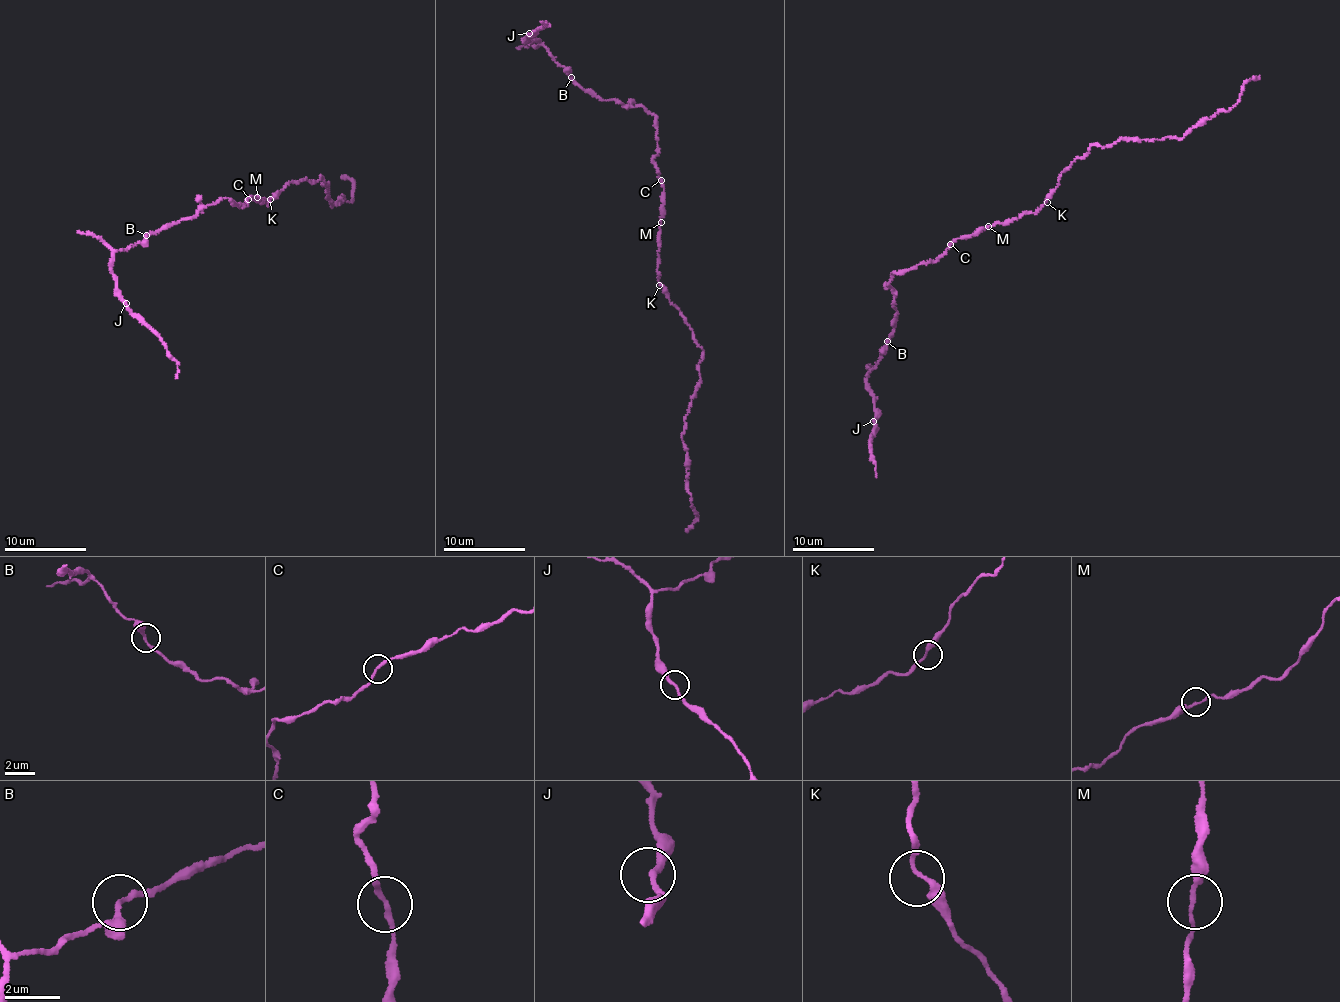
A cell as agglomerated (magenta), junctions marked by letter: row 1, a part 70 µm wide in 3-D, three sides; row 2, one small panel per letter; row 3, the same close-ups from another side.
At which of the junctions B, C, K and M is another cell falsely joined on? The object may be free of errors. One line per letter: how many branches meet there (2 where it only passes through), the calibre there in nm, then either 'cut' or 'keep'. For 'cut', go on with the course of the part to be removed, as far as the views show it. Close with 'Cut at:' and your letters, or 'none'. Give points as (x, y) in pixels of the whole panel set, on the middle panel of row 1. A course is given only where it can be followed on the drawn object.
B: branches 2; calibre 180 nm; keep
C: branches 2; calibre 190 nm; keep
K: branches 2; calibre 200 nm; keep
M: branches 2; calibre 190 nm; keep
Cut at: none

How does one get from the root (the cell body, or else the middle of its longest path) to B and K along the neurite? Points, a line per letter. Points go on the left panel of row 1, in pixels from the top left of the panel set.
B: (254, 198), (252, 196), (245, 205), (240, 204), (243, 207), (224, 198), (146, 236)
K: (254, 198), (268, 205), (270, 199)

